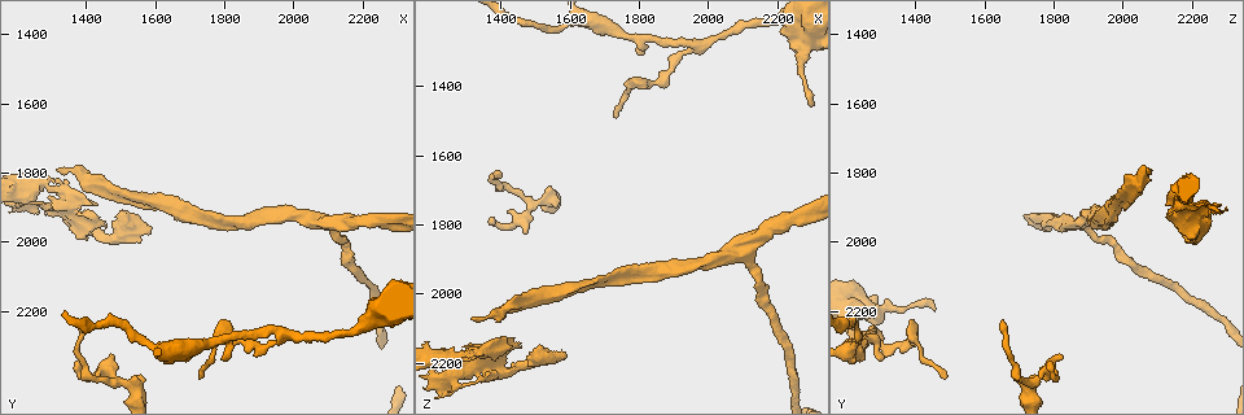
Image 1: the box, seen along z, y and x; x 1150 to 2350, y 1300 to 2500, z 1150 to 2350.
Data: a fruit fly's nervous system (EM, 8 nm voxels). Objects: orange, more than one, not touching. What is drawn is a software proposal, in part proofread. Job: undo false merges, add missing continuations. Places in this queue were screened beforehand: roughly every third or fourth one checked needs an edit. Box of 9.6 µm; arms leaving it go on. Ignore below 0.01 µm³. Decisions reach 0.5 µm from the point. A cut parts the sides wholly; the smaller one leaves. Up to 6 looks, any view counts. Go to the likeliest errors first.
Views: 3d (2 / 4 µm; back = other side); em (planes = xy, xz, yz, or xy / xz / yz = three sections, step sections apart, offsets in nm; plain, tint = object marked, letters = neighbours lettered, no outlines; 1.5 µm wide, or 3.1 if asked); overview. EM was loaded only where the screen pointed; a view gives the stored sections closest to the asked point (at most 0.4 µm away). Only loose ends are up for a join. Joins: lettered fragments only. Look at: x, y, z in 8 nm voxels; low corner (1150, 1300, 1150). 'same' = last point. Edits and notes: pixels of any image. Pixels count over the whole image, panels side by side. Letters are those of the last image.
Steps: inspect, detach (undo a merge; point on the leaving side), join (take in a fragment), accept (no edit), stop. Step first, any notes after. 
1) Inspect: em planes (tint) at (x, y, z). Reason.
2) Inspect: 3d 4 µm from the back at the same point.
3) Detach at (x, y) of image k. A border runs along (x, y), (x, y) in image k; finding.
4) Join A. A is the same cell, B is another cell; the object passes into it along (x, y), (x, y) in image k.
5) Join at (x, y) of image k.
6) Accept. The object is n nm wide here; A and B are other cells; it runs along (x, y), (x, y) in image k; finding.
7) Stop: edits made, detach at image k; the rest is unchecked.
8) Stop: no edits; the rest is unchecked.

Inspect: 3d 2 µm from the back at (1570, 2290, 1230). Calibre changes.

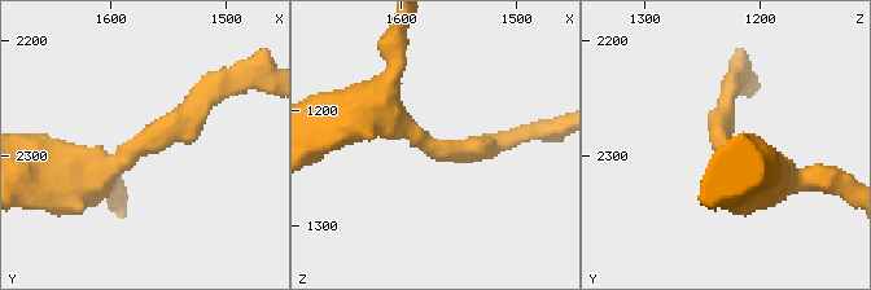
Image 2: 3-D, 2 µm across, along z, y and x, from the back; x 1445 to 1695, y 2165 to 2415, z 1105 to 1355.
Inspect: em xz step 8 (tint) at (1566, 2294, 1232). Need the tissue.

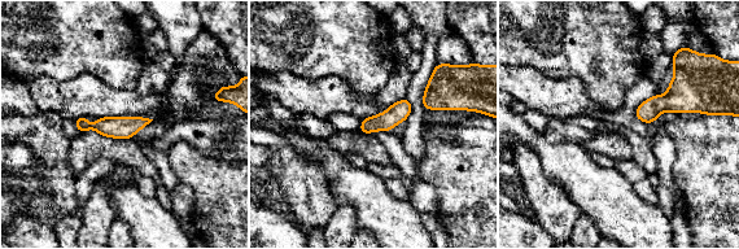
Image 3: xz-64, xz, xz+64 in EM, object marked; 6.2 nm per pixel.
Inspect: em xz step 8 (letters) at the same point.

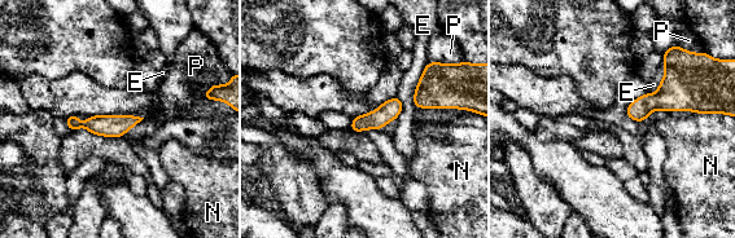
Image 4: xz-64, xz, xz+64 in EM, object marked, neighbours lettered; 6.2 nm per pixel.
Accept. The longest contact is with P, 360 nm; E, N and P are other cells; a border runs along (88, 115), (139, 115), (144, 118) in image 4; one neuron here.

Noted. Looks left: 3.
Inspect: em planes (letters) at (1480, 2340, 1830). Free end.

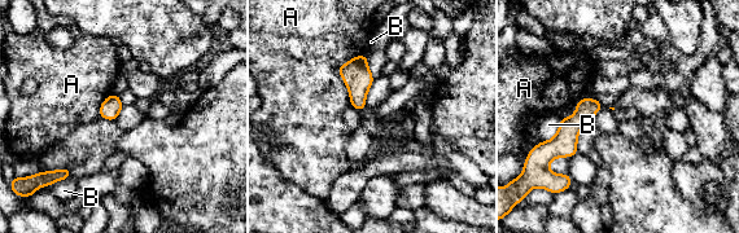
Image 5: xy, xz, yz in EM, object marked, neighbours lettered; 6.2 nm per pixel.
Accept. A and B are other cells; a border runs along (364, 53), (339, 67), (351, 105) in image 5; none of them fits.

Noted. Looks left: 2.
Inspect: em planes (plain) at (1380, 2220, 1660). An open end.

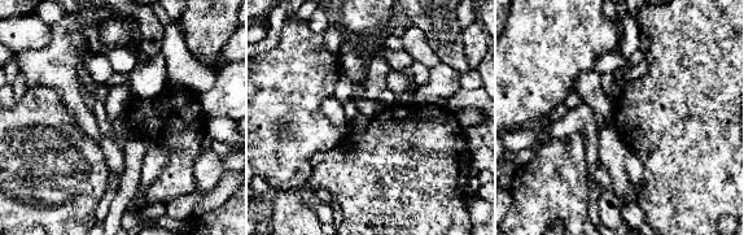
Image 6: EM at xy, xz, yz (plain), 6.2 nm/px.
Inspect: em planes (letters) at the same point. What lies round it.

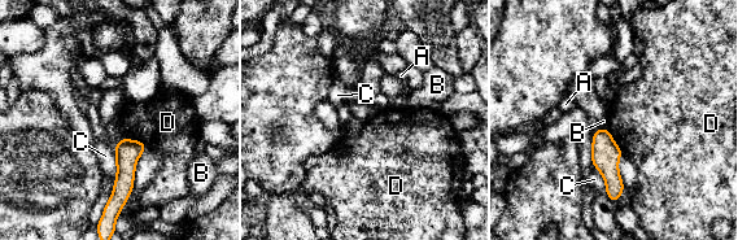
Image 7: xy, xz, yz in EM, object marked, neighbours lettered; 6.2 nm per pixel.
Accept. A, B, C and D are other cells; a border runs along (123, 138), (114, 148) in image 7; none of them fits.

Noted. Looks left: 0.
Stop: no edits; the rest is unchecked.

